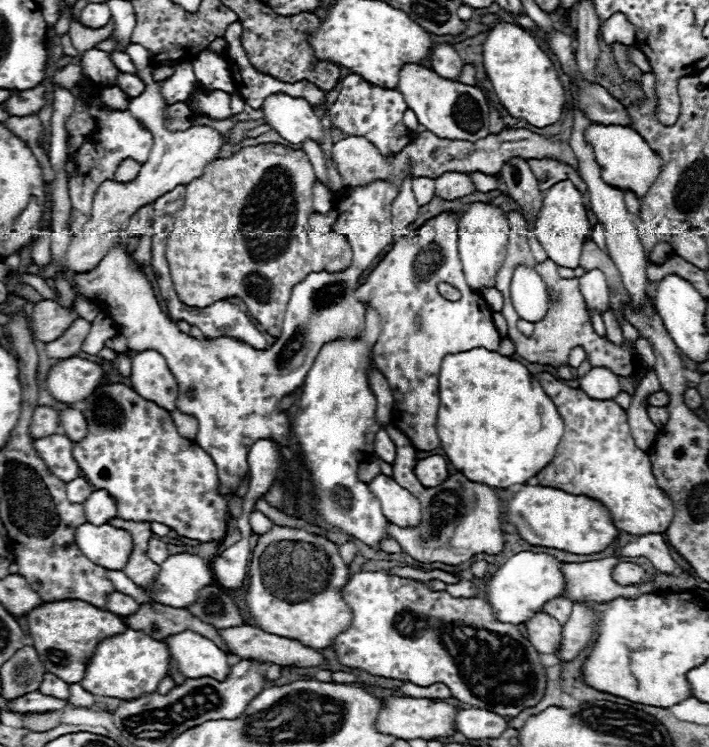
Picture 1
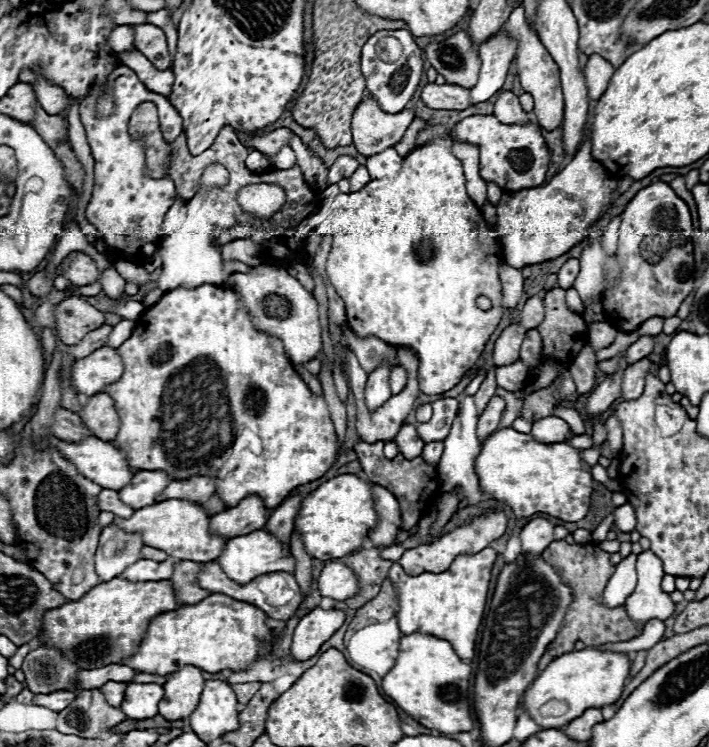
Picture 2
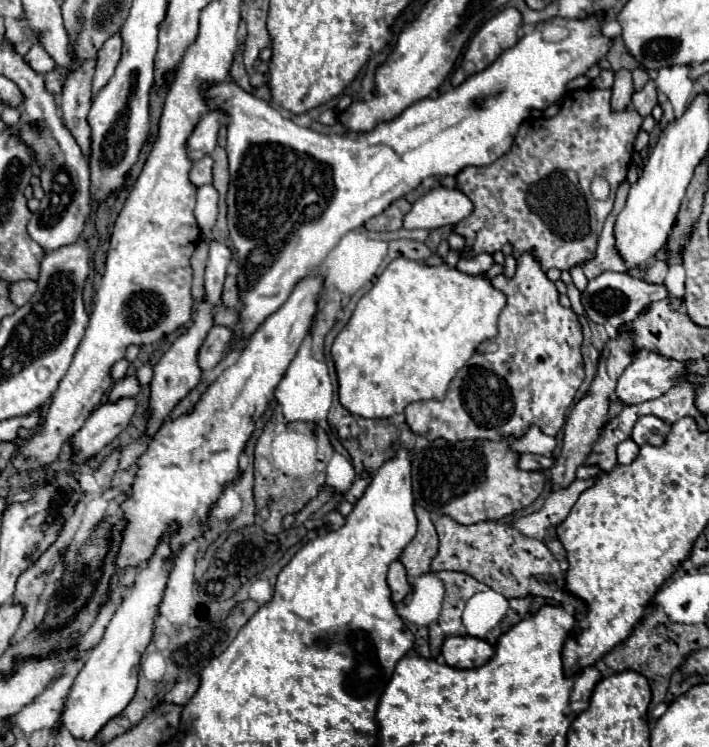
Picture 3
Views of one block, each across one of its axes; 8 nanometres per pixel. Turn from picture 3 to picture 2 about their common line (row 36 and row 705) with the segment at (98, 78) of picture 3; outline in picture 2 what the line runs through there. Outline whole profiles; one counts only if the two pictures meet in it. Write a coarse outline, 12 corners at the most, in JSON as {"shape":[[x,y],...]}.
{"shape":[[108,682],[100,690],[110,706],[120,706],[126,682]]}

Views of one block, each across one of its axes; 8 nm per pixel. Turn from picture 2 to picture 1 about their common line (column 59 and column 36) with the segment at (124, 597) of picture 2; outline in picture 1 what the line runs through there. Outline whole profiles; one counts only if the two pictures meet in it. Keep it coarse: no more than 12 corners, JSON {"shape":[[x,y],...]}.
{"shape":[[82,600],[32,608],[26,624],[46,670],[74,684],[102,640],[126,630]]}

